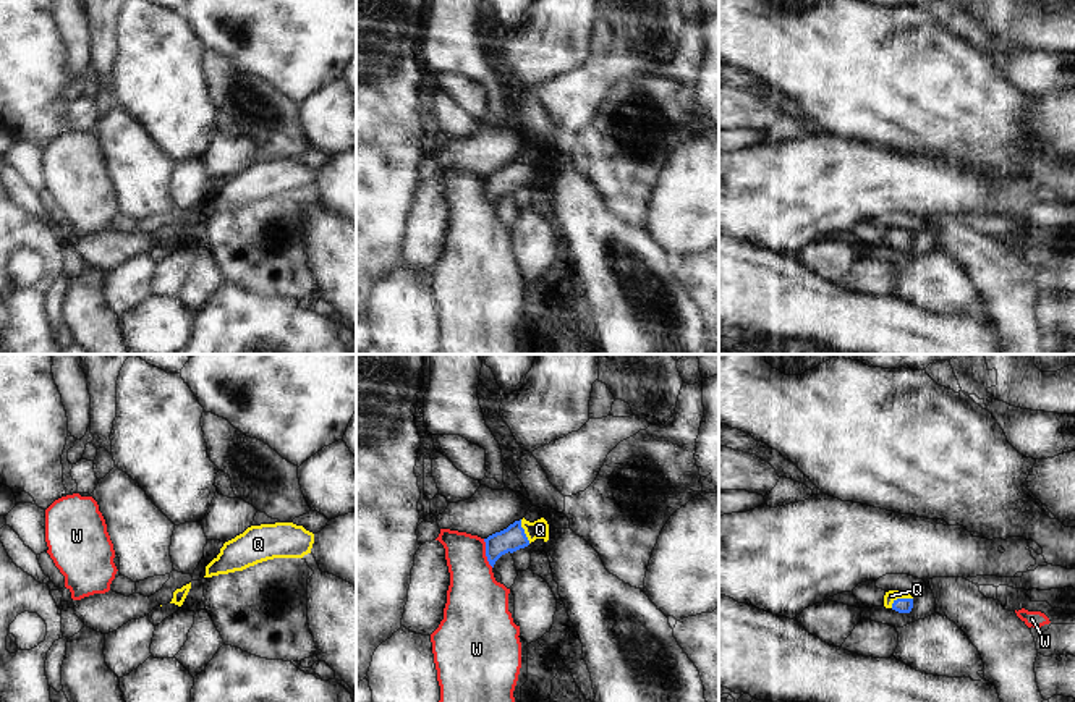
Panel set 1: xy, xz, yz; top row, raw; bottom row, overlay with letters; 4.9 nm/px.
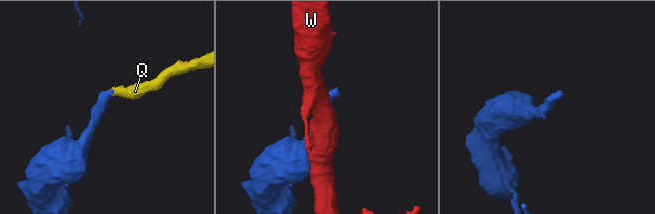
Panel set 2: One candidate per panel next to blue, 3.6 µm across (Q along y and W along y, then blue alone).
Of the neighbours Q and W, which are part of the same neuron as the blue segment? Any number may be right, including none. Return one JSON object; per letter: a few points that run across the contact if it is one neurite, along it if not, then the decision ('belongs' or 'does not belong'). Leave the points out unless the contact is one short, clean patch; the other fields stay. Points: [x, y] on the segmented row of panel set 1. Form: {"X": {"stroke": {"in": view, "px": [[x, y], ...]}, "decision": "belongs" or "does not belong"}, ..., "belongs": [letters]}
{"Q": {"stroke": {"in": "yz", "px": [[902, 605], [900, 599], [891, 596]]}, "decision": "belongs"}, "W": {"decision": "does not belong"}, "belongs": ["Q"]}

